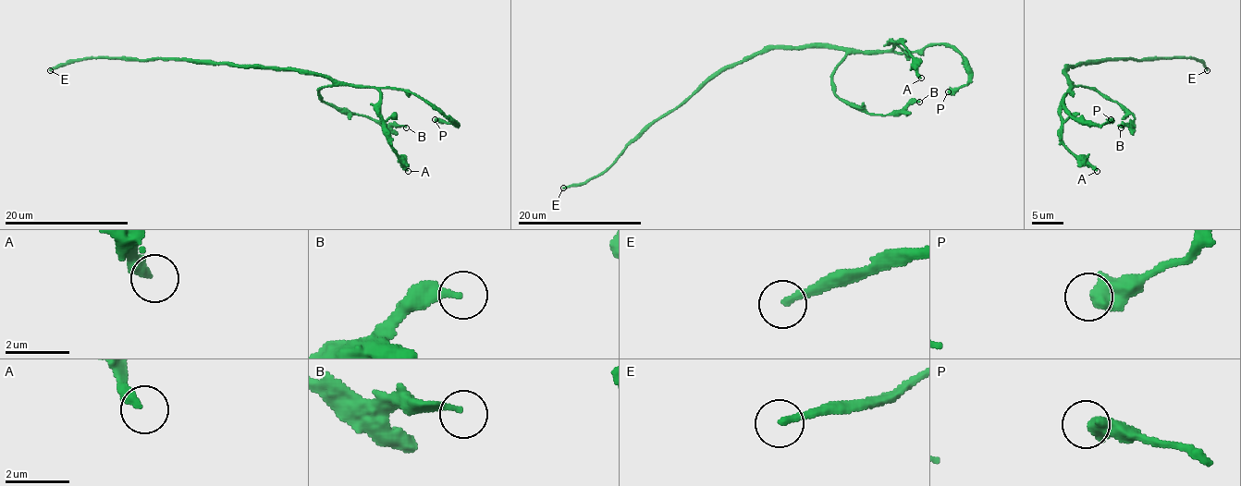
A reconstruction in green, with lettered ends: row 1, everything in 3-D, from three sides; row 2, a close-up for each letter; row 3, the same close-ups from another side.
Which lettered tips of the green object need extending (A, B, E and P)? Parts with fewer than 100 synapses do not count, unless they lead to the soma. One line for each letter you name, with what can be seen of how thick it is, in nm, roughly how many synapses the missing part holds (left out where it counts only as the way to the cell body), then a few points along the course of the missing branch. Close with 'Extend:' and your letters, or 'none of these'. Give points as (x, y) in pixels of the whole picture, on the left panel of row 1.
E: calibre 200 nm; 300 synapses
Extend: E

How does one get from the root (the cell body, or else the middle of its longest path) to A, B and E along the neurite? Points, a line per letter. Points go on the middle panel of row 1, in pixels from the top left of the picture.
A: (772, 48), (845, 47), (889, 52), (893, 41), (907, 50), (921, 78)
B: (772, 48), (841, 47), (845, 58), (832, 75), (832, 91), (870, 114), (885, 115), (919, 102)
E: (772, 48), (760, 50), (722, 67), (678, 106), (653, 120), (608, 168), (583, 183), (563, 188)

